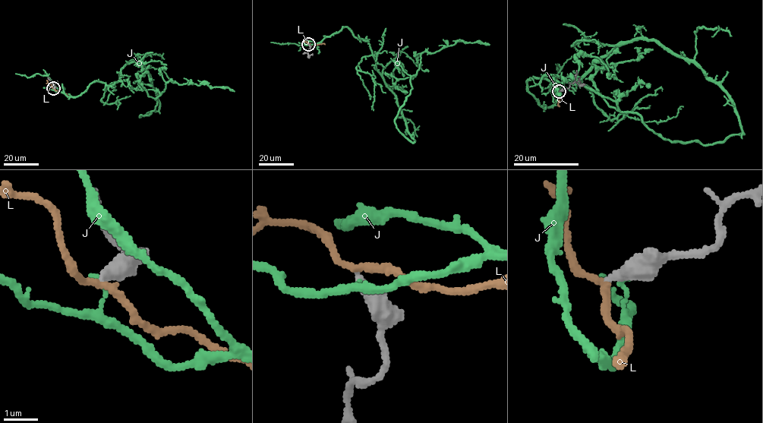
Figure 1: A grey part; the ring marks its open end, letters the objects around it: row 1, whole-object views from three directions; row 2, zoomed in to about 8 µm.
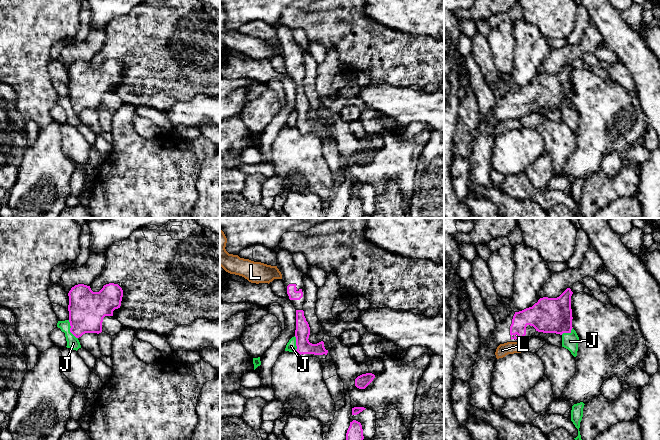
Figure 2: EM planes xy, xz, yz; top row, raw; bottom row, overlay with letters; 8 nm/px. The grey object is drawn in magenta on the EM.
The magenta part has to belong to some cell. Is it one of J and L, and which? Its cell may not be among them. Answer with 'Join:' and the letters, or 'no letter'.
Join: no letter

